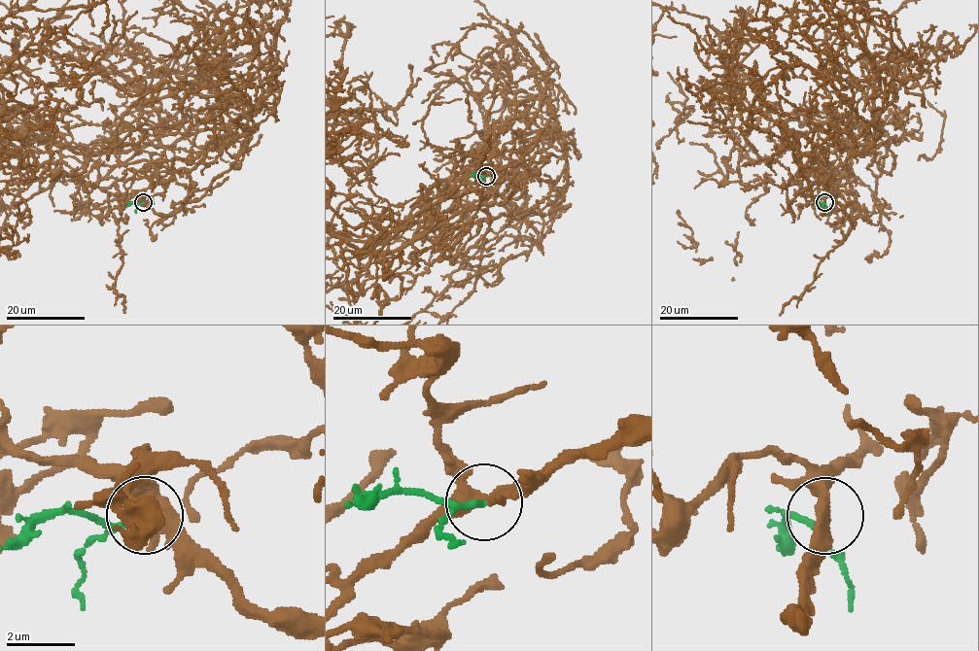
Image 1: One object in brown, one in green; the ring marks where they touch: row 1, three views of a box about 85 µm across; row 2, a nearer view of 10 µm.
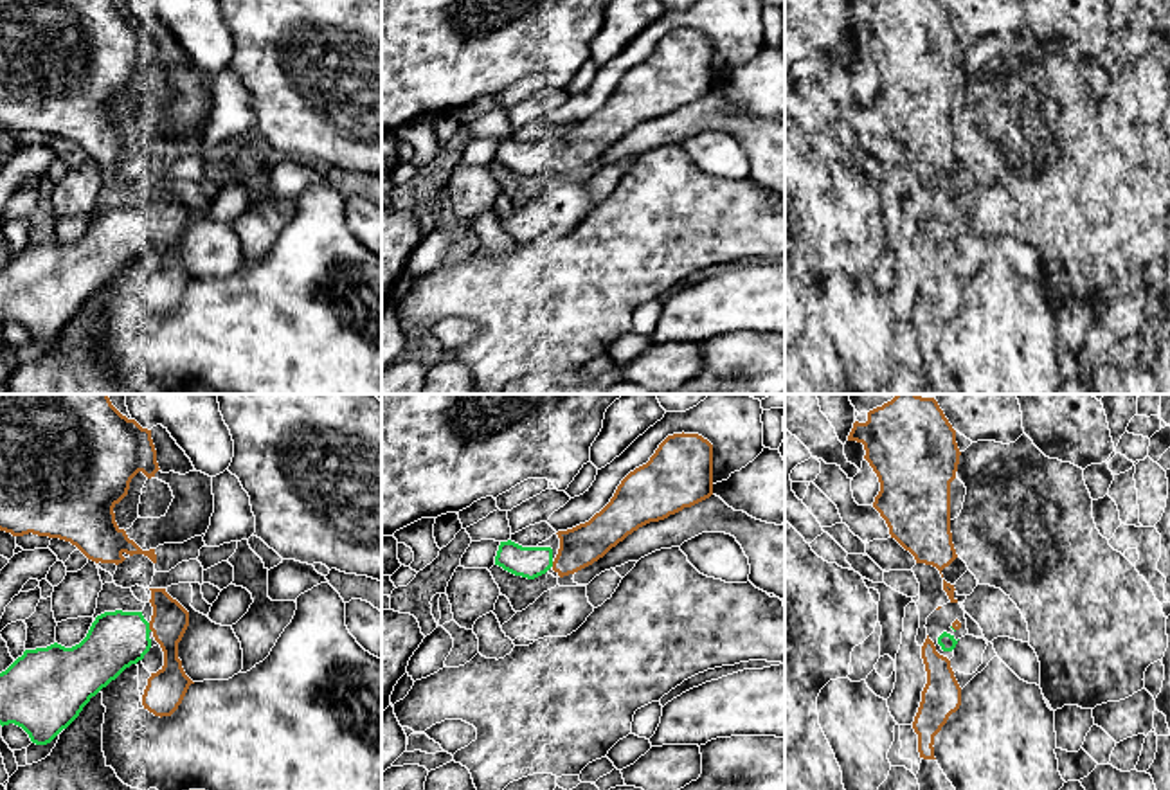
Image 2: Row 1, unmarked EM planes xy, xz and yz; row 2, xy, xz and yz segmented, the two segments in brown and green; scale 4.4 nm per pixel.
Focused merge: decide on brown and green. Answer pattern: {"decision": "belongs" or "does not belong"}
{"decision": "belongs"}

